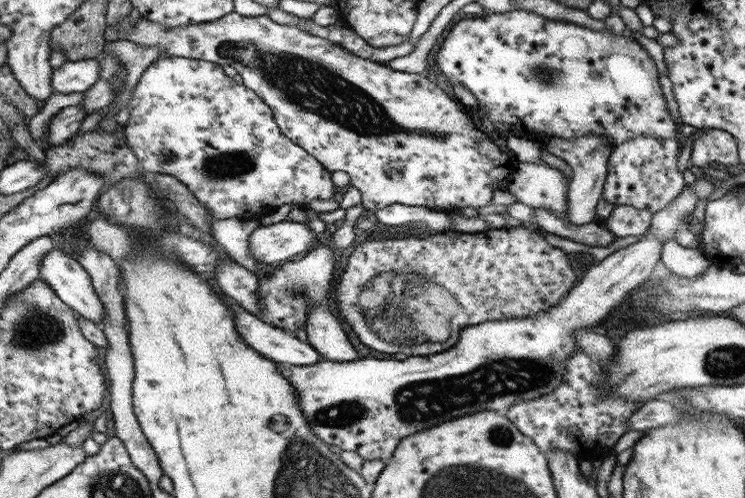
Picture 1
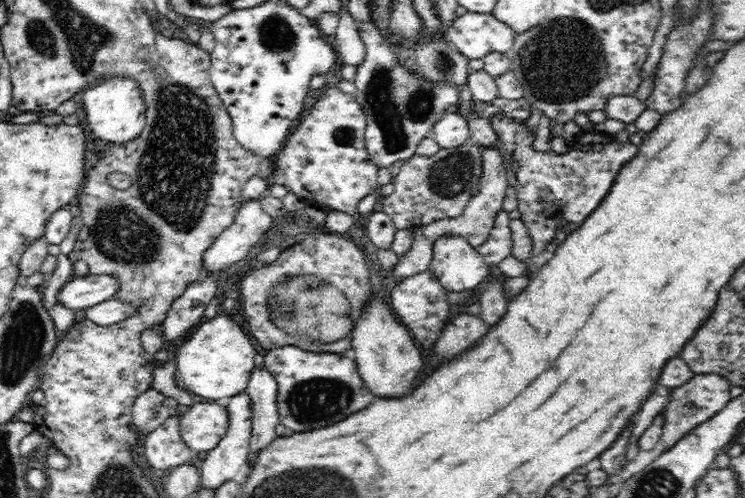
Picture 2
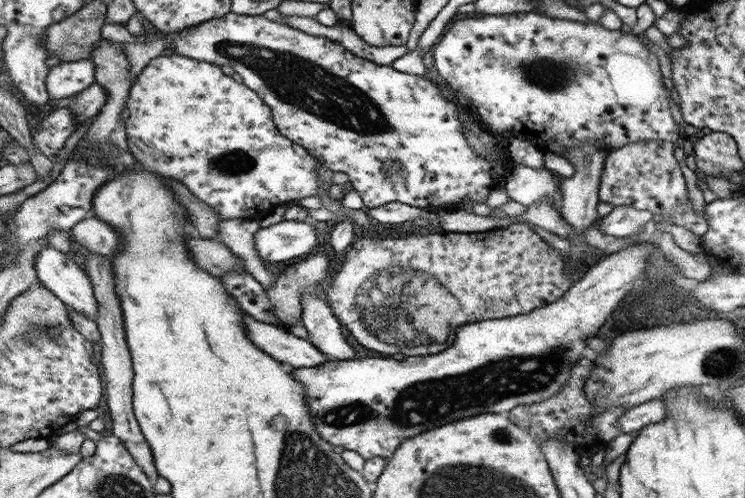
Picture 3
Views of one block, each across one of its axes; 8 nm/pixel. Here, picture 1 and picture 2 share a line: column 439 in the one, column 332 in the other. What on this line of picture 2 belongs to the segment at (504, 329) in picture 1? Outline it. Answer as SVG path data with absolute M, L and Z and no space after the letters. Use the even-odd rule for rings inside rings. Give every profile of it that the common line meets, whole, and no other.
M286 345L266 352L263 366L275 377L279 421L290 432L332 426L374 402L374 394L359 375L355 360L342 353L316 353Z

